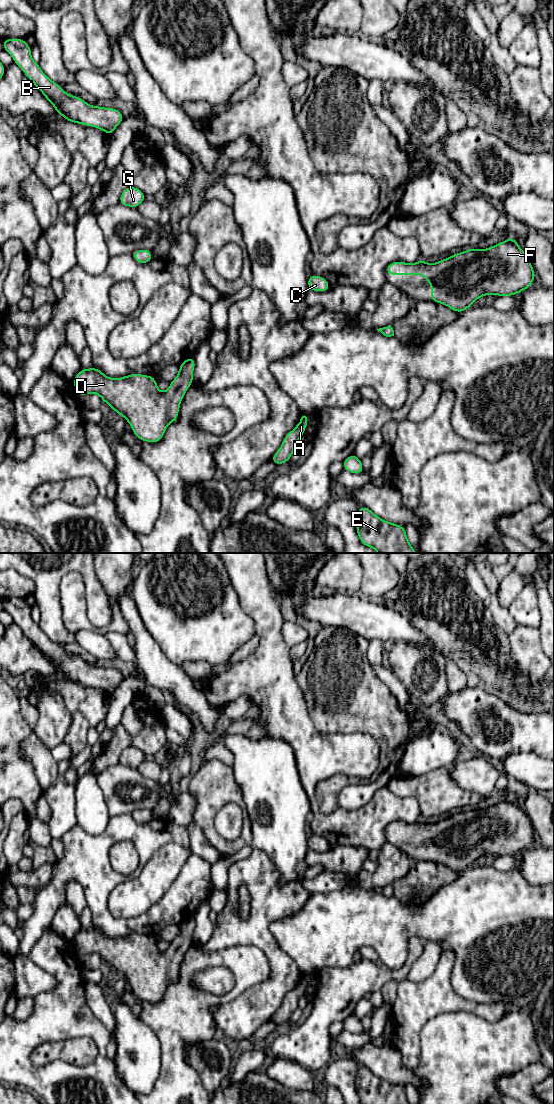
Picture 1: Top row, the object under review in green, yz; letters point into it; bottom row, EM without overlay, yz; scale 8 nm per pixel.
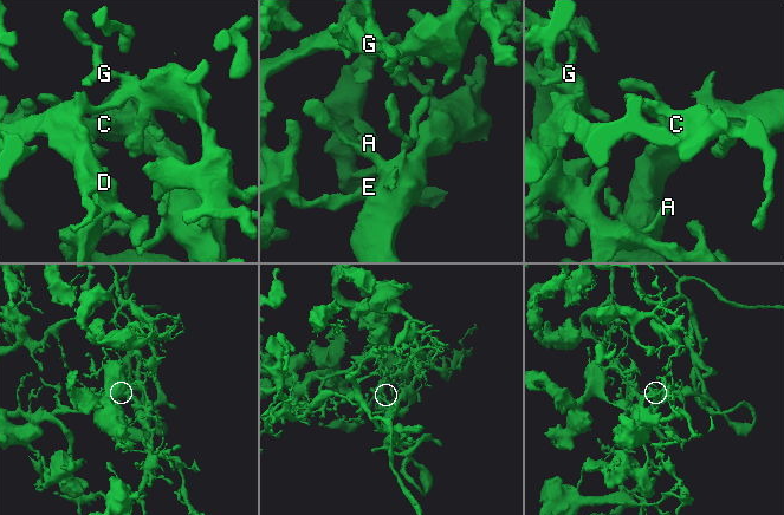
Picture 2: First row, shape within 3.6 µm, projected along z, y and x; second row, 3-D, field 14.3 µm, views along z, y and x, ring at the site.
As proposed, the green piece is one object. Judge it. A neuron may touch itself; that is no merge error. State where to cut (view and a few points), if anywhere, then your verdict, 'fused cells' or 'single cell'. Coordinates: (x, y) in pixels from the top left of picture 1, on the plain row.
no cut | single cell

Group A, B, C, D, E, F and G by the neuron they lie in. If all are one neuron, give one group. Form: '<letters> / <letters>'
A B C D E F G

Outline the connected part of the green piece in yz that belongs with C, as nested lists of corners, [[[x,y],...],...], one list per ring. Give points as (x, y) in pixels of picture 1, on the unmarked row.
[[[311,835],[307,840],[309,850],[325,852],[331,848],[329,842],[322,836]]]

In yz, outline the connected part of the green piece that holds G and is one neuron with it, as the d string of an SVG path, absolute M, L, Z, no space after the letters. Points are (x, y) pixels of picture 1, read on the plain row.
M131 746L121 753L119 764L137 768L146 759L145 754L138 748Z

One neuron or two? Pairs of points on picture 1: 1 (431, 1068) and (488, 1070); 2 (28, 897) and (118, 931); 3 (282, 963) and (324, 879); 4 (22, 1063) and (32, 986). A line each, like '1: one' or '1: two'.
1: one
2: two
3: two
4: two

